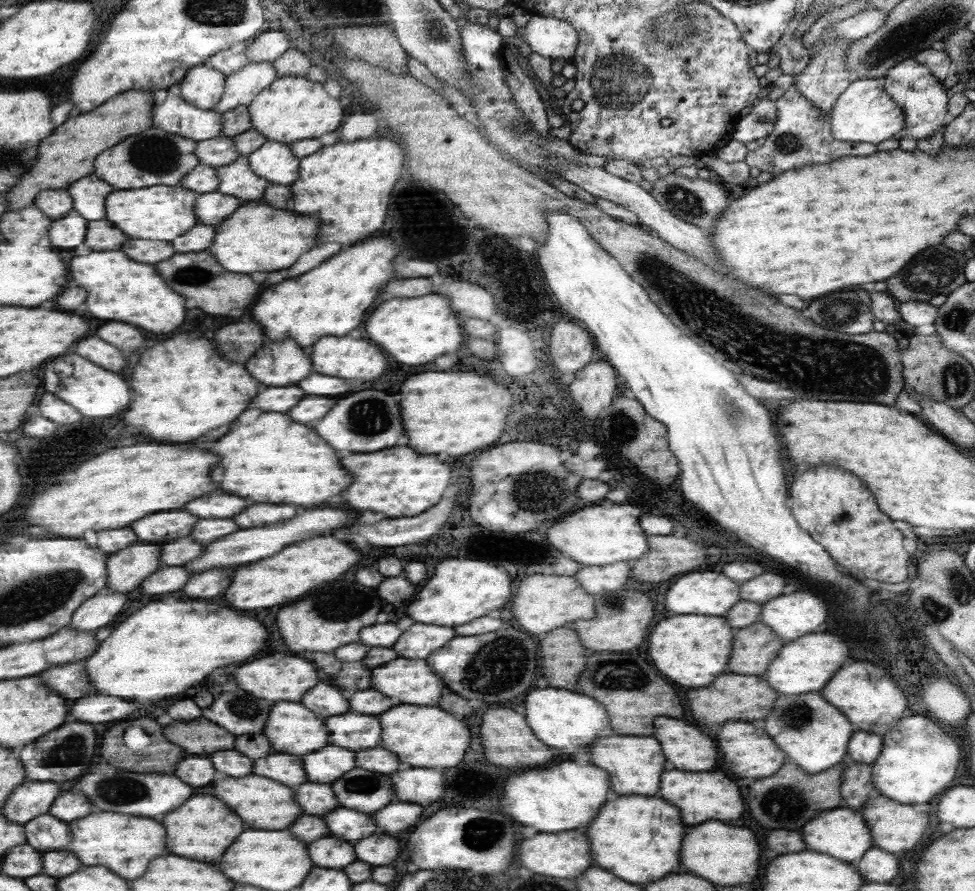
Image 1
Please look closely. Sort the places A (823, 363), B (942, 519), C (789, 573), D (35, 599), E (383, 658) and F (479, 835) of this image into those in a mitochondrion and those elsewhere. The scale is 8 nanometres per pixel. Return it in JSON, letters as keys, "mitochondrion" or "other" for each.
{"A":"mitochondrion","B":"other","C":"other","D":"mitochondrion","E":"other","F":"mitochondrion"}

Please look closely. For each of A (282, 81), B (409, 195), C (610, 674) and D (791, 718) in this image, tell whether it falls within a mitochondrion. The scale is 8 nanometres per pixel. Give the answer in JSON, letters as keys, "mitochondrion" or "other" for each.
{"A":"other","B":"other","C":"mitochondrion","D":"mitochondrion"}

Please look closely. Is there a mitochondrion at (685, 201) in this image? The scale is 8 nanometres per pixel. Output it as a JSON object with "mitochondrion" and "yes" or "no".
{"mitochondrion":"yes"}

